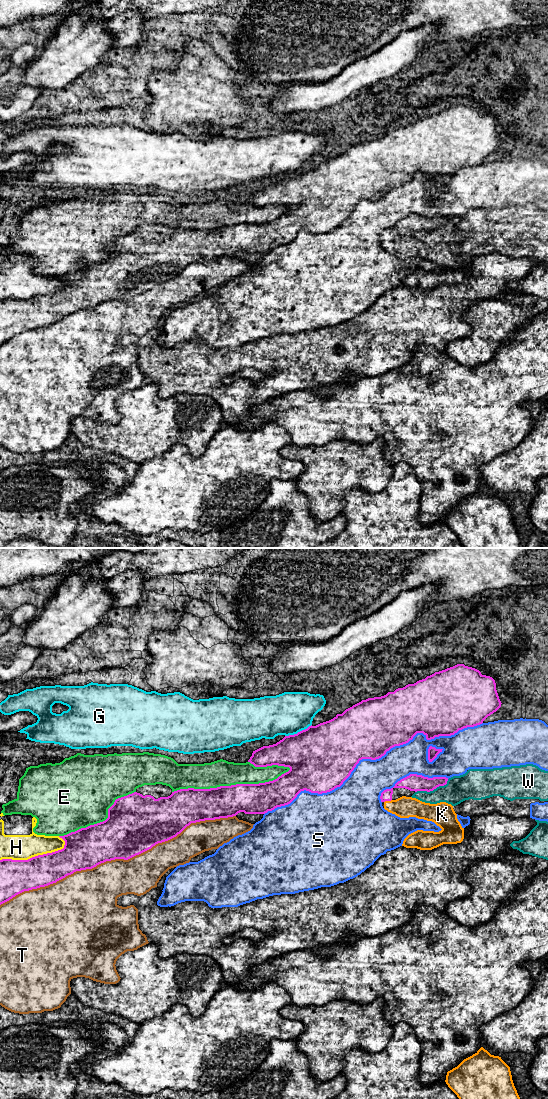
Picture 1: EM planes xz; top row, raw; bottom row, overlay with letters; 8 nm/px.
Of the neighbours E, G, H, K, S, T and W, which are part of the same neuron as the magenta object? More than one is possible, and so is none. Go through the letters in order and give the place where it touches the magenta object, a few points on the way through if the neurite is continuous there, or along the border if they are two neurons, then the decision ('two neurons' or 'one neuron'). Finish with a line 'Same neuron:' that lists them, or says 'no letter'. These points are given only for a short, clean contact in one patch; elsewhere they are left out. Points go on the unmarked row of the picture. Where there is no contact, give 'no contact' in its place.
E: xz (231, 225) | two neurons
G: xz (298, 172) | two neurons
H: xz (35, 296) | two neurons
K: xz (387, 240) | one neuron
S: xz (371, 199) | two neurons
T: xz (117, 298) | two neurons
W: xz (432, 230) | two neurons
Same neuron: K

